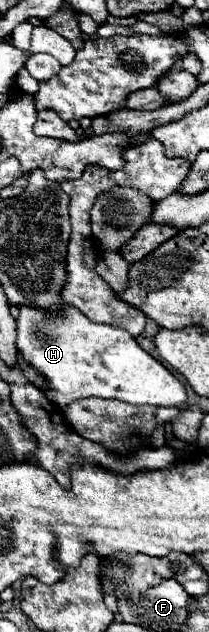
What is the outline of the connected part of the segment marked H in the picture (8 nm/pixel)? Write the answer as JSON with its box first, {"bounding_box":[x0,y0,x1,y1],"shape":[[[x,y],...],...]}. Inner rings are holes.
{"bounding_box":[17,305,187,409],"shape":[[[19,305],[17,319],[17,351],[23,361],[39,371],[47,385],[43,387],[45,397],[55,403],[59,409],[65,409],[75,399],[85,397],[103,397],[103,399],[119,399],[131,405],[155,405],[155,407],[185,407],[187,389],[185,385],[169,373],[157,359],[149,357],[147,351],[139,347],[139,343],[125,329],[115,325],[103,325],[89,321],[79,309],[71,305],[61,305],[59,309],[43,309],[31,305]]]}

